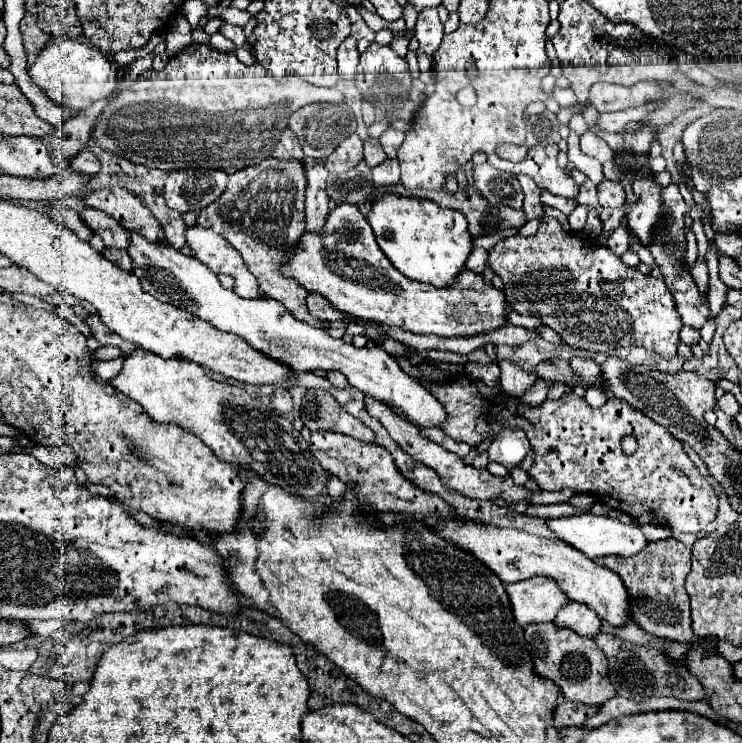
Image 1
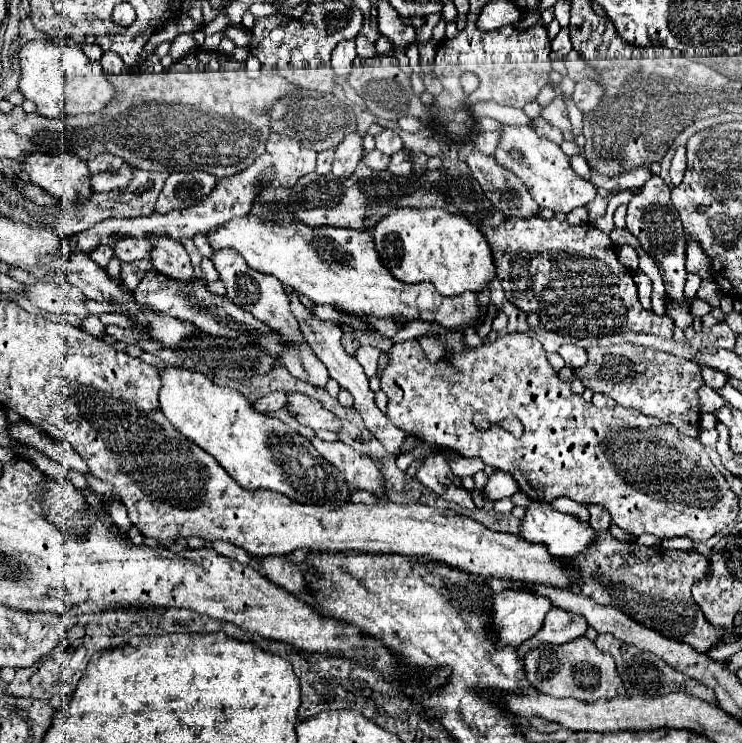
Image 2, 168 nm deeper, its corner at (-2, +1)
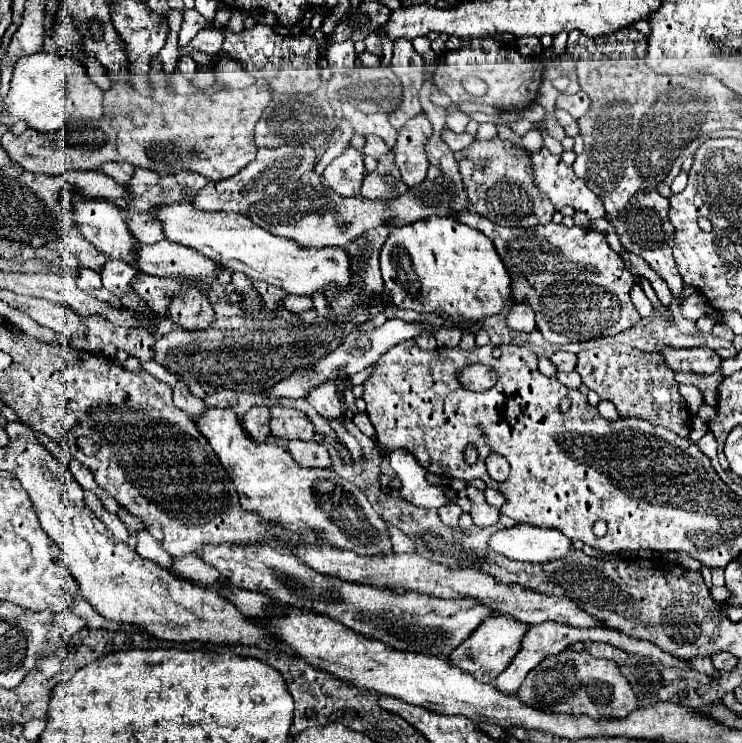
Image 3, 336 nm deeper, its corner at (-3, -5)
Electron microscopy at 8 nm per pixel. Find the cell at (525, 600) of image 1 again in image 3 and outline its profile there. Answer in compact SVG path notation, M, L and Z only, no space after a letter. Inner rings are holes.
M488 616L458 648L454 648L454 652L450 654L452 664L462 668L464 672L474 674L474 678L480 682L492 682L522 648L522 640L526 632L528 632L528 624L518 622L510 616Z

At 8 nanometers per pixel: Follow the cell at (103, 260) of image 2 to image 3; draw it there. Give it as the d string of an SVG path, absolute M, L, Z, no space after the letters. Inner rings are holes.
M106 262L100 272L100 278L106 290L110 290L114 296L122 296L124 292L130 290L130 282L134 274L136 268L126 262Z

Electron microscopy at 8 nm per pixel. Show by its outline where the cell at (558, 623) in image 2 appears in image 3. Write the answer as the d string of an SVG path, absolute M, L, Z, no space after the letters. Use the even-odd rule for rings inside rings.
M548 620L548 622L542 622L542 624L530 626L530 630L528 630L528 634L526 634L526 640L522 640L522 650L514 656L514 660L510 662L510 666L508 666L504 672L500 672L500 674L496 676L496 686L498 686L498 690L502 690L502 692L506 692L506 694L514 694L514 692L520 688L522 680L526 678L526 674L528 674L536 664L540 664L546 656L560 654L560 652L566 650L570 644L574 644L574 642L586 642L586 640L610 642L610 644L614 644L614 646L621 650L648 656L653 661L660 662L669 667L682 670L689 668L689 665L684 659L674 657L664 652L651 642L634 639L617 630L606 630L606 628L572 628L572 626L566 626L566 624L558 624L558 622L550 622L550 620Z

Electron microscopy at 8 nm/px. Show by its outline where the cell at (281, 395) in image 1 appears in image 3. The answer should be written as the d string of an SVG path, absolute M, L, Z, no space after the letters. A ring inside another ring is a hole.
M266 406L250 408L242 418L242 426L256 442L264 442L270 436L270 408Z

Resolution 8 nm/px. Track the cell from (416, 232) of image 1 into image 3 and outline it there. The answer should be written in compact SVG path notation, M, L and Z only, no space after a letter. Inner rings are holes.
M422 218L414 224L394 228L380 252L380 268L384 278L384 290L398 308L410 308L416 312L436 312L442 318L464 322L484 320L498 314L510 300L510 276L492 244L482 232L460 224L454 218Z

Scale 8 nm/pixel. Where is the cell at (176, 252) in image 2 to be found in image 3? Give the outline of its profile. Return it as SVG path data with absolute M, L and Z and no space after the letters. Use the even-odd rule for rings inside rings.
M190 286L172 296L170 318L184 330L198 330L208 328L208 324L214 320L214 312L208 296L198 292L196 286Z

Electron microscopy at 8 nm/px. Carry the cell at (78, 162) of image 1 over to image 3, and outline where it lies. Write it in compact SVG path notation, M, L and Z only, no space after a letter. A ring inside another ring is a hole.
M104 162L98 168L98 172L110 176L118 184L126 184L126 180L130 180L130 176L134 174L134 166L130 166L126 162Z

